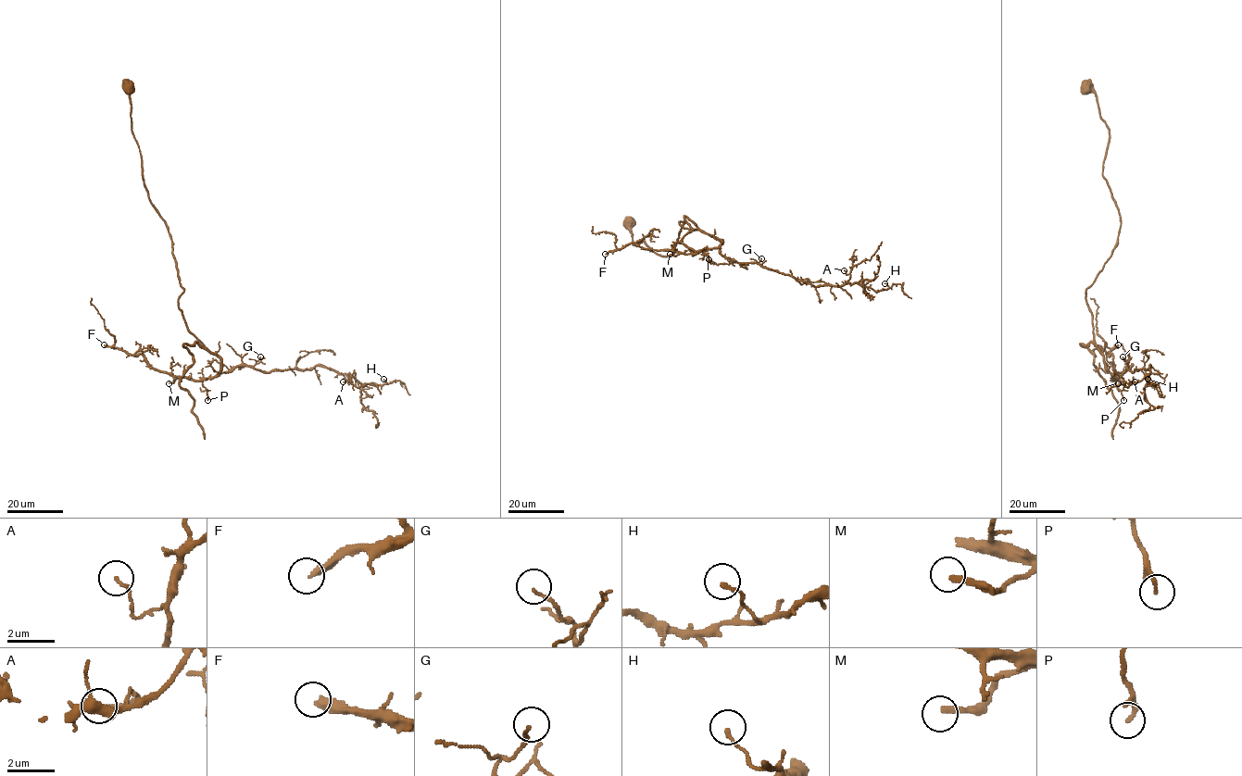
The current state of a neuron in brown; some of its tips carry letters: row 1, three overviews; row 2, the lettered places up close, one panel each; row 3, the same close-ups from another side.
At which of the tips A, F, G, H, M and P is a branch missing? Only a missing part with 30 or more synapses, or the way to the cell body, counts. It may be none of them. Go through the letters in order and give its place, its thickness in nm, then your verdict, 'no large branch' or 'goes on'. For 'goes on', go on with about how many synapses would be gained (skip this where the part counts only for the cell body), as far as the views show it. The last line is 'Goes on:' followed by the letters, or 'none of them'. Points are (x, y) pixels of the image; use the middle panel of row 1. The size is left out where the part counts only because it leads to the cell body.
A: (844, 270) | 130 nm | no large branch
F: (605, 254) | 300 nm | goes on | 80 syn
G: (761, 258) | 120 nm | no large branch
H: (884, 283) | 160 nm | no large branch
M: (670, 254) | 280 nm | no large branch
P: (708, 259) | 200 nm | no large branch
Goes on: F

